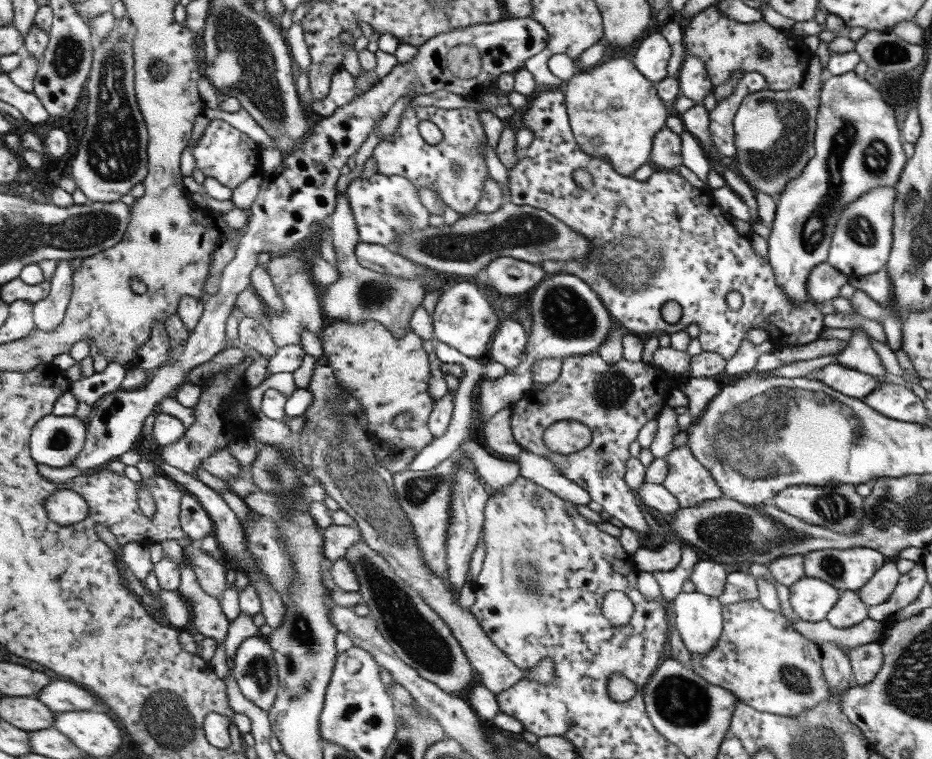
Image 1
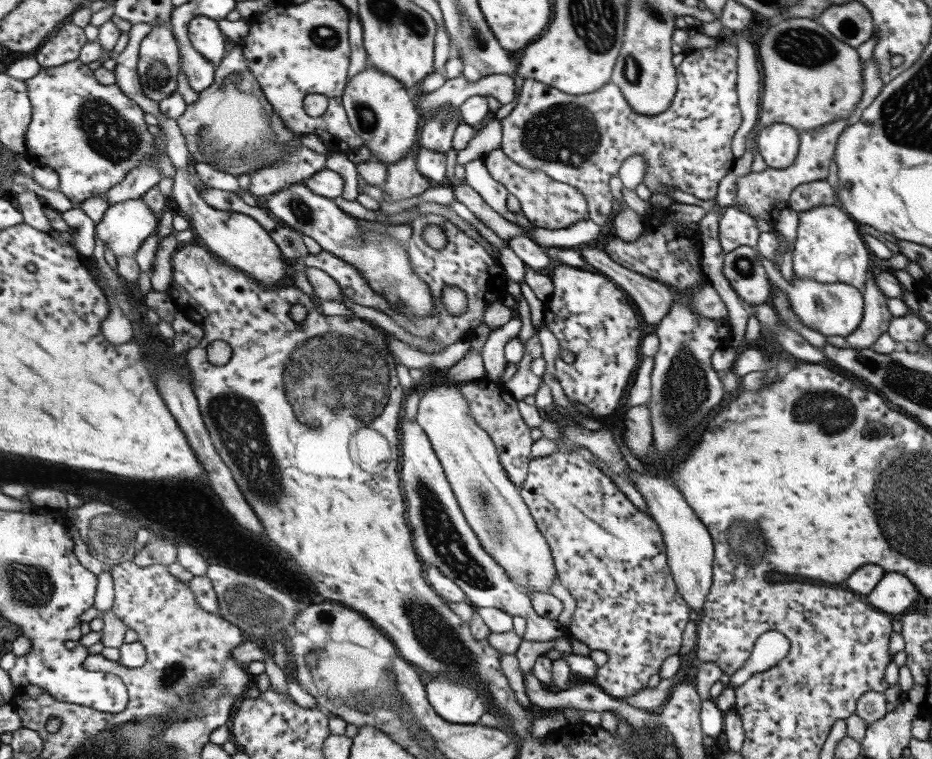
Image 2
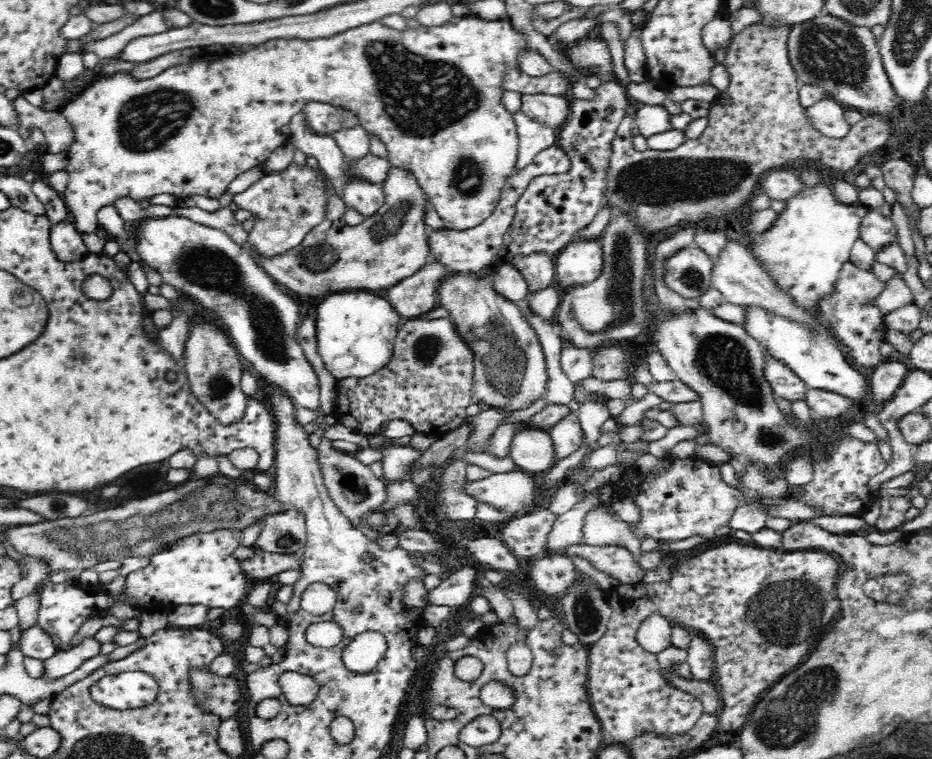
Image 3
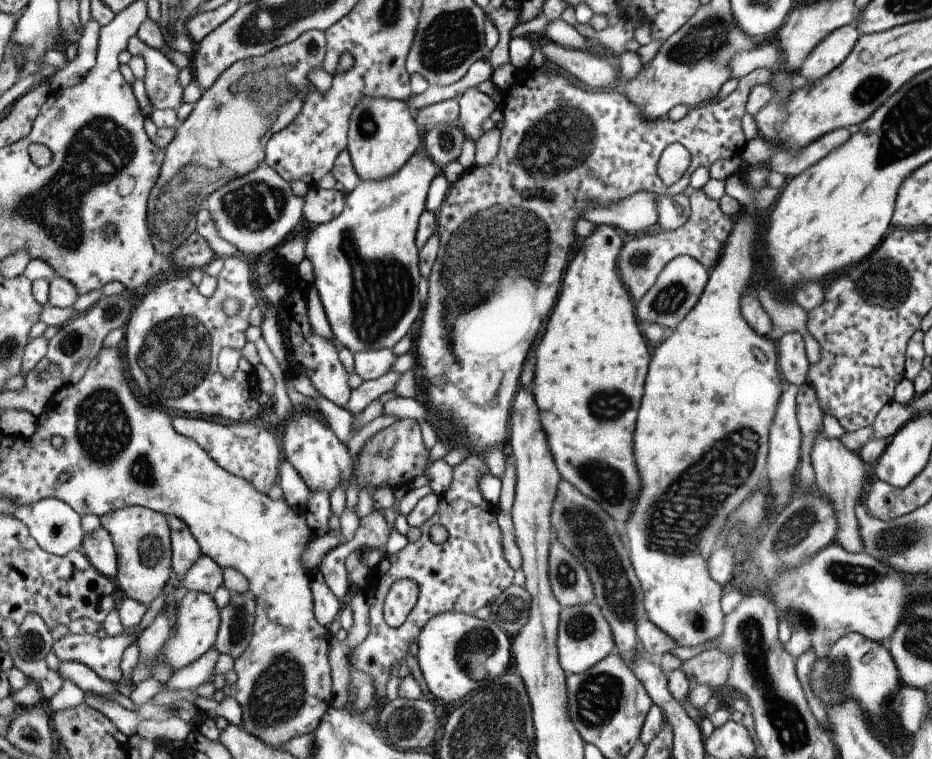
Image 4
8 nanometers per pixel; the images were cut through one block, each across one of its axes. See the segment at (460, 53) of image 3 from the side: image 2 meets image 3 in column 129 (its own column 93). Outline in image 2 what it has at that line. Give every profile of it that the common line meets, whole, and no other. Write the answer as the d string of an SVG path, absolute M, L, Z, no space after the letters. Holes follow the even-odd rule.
M79 60L67 62L57 68L43 68L35 78L27 80L29 96L33 104L33 122L27 134L29 158L41 166L55 168L61 174L61 192L71 198L75 206L89 202L101 194L109 194L119 182L125 182L135 166L141 166L153 150L153 134L147 130L145 114L133 98L125 96L117 84L105 86L97 80L95 72Z

